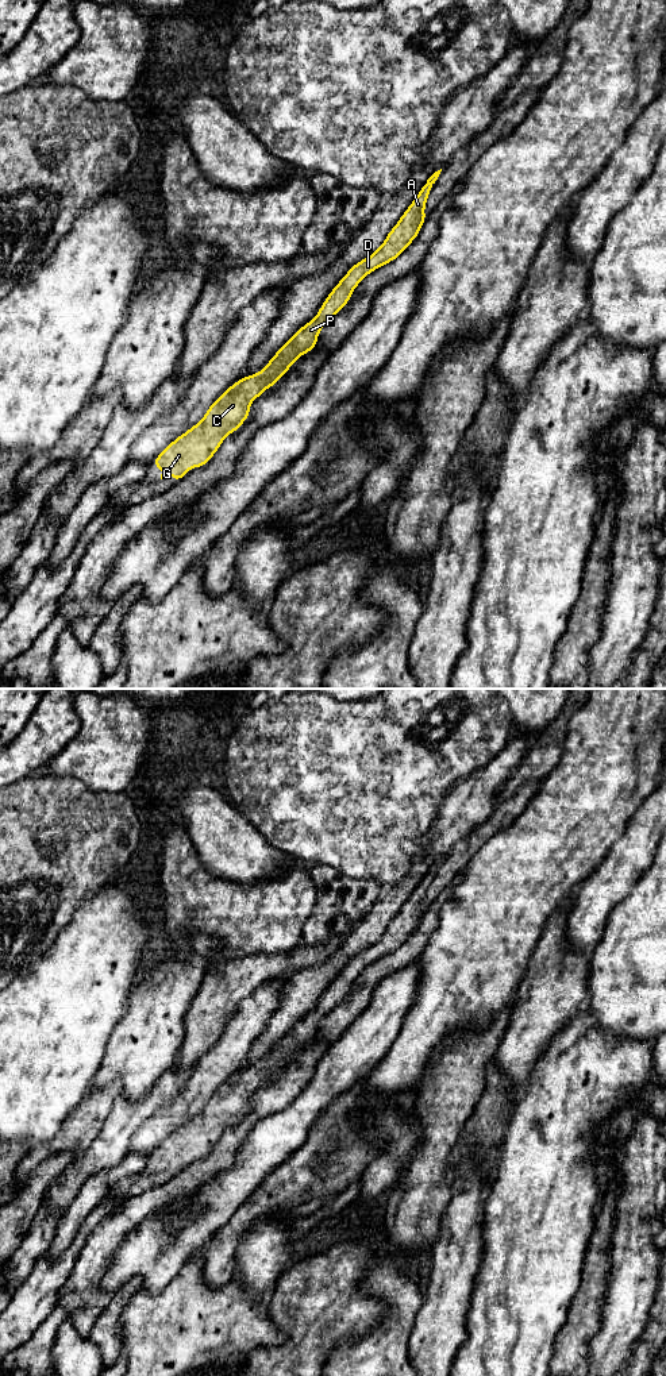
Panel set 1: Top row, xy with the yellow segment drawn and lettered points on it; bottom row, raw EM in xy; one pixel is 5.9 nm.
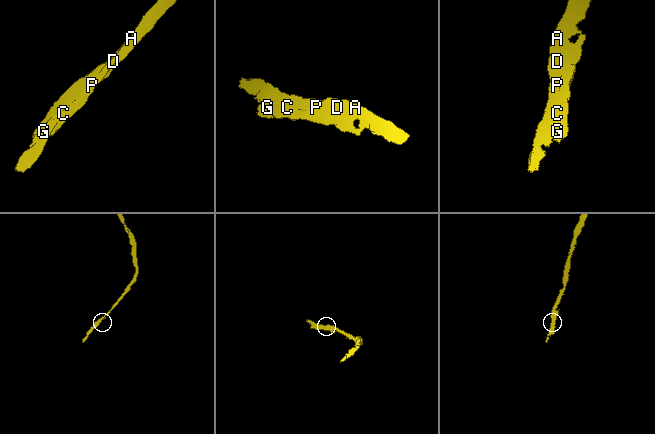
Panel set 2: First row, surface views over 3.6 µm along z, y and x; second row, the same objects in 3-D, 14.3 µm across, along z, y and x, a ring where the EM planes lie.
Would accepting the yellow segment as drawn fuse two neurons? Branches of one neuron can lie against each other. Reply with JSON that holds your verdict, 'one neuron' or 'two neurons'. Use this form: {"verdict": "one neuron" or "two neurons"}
{"verdict": "one neuron"}

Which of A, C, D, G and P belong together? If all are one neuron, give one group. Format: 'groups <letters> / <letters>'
groups A C D G P

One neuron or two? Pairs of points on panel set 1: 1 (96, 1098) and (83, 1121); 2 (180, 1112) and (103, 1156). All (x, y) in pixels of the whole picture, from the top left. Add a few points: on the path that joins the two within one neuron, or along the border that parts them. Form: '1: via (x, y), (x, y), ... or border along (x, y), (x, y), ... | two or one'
1: via (91, 1103), (87, 1116) | one
2: border along (150, 1117), (134, 1133), (126, 1152) | two

